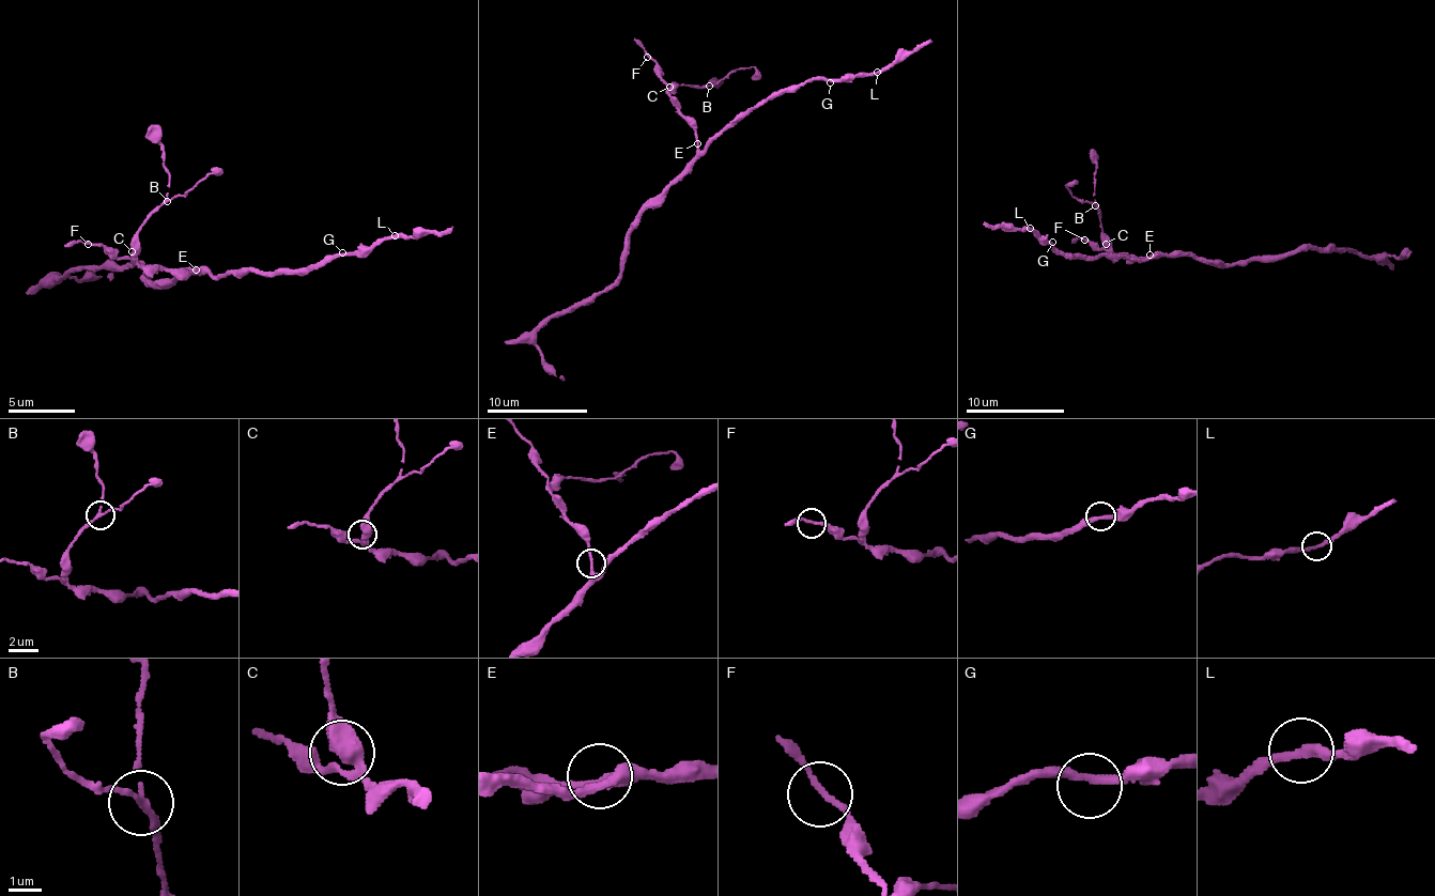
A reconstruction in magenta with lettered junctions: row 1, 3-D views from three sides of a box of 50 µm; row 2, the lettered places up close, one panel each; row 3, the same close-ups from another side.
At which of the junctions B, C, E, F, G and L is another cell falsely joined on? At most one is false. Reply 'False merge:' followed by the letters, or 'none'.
False merge: B

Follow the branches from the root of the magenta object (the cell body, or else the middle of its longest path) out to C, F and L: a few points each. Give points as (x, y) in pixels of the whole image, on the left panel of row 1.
C: (191, 272), (200, 274), (170, 273), (161, 265), (143, 265), (132, 251)
F: (191, 272), (200, 274), (170, 273), (161, 265), (142, 265), (134, 259), (117, 258), (104, 248), (88, 244)
L: (191, 272), (209, 271), (215, 276), (310, 269), (322, 260), (367, 256), (395, 235)

